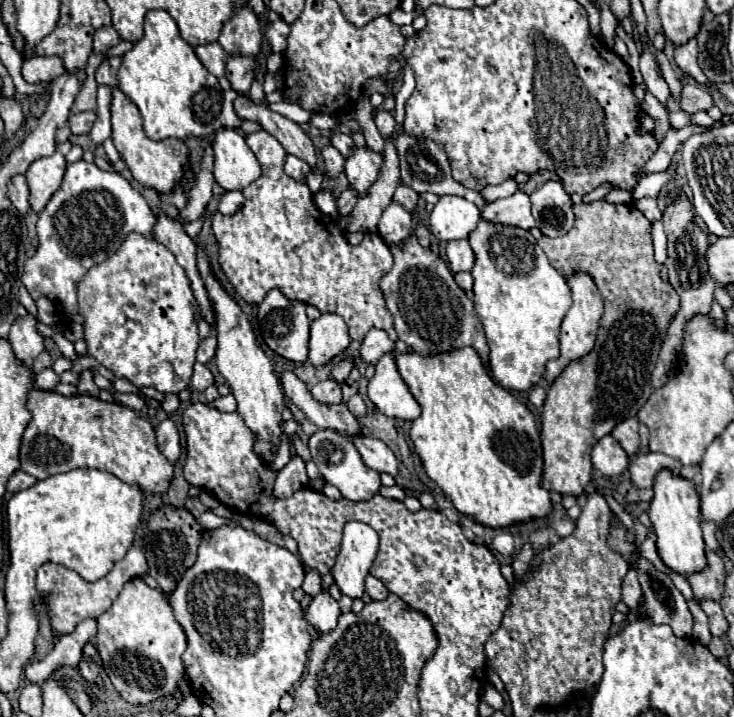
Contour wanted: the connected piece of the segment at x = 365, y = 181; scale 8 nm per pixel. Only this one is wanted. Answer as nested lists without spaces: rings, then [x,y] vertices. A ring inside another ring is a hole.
[[[354,147],[352,155],[346,161],[346,177],[352,189],[358,191],[358,197],[364,197],[368,189],[380,175],[382,157],[368,147]]]

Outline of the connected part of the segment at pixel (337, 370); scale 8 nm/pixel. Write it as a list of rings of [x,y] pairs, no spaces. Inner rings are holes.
[[[342,360],[338,362],[332,370],[332,377],[340,384],[349,376],[352,368],[355,366],[353,360]]]

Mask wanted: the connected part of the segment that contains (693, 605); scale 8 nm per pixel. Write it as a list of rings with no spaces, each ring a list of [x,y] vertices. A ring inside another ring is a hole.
[[[688,601],[688,605],[690,605],[692,617],[694,617],[694,633],[692,633],[692,637],[694,637],[698,643],[702,643],[704,647],[708,647],[708,643],[710,643],[710,639],[712,639],[710,629],[708,629],[708,617],[706,617],[704,611],[700,609],[698,601]]]

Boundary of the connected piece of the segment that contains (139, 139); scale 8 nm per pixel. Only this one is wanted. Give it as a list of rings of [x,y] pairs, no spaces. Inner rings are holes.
[[[118,87],[112,89],[110,113],[112,113],[112,141],[114,141],[120,157],[124,157],[134,179],[156,191],[164,191],[164,193],[176,191],[178,181],[182,179],[184,165],[188,163],[186,145],[180,139],[164,139],[164,141],[148,139],[142,129],[142,115],[140,115],[138,107]]]

